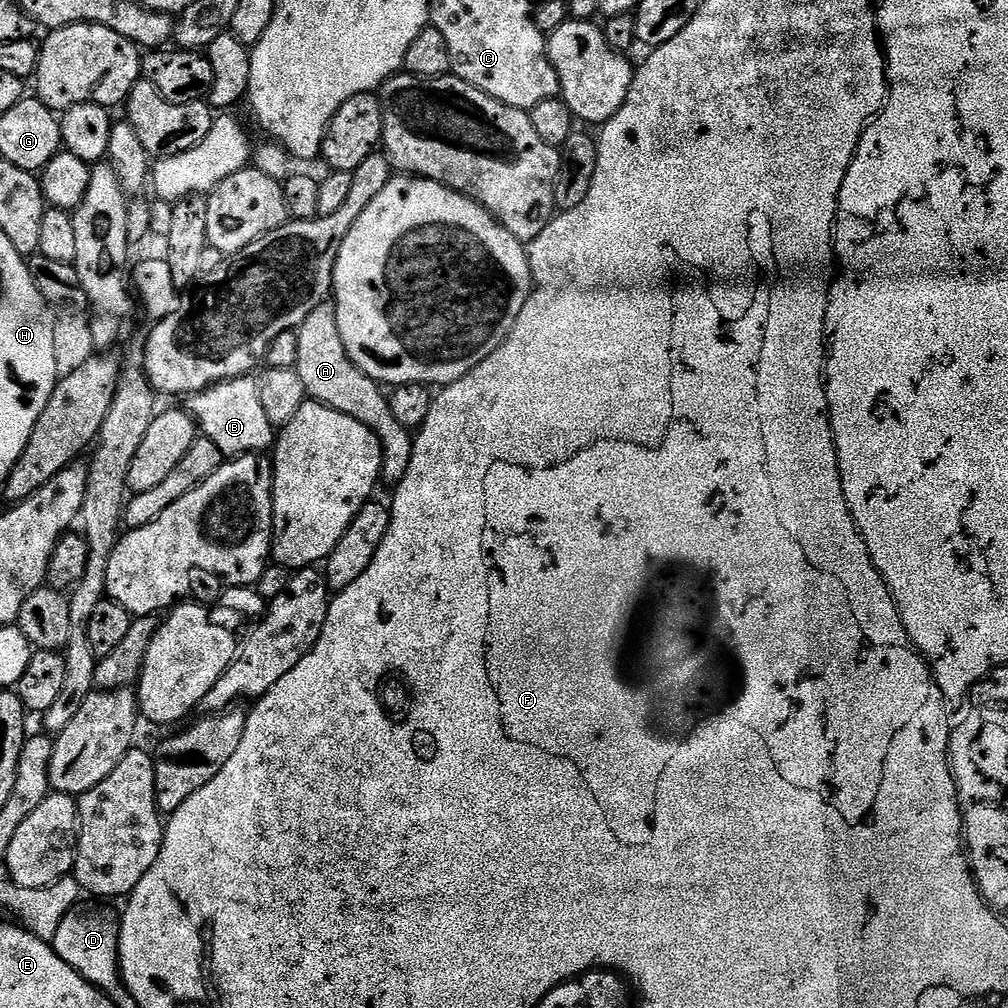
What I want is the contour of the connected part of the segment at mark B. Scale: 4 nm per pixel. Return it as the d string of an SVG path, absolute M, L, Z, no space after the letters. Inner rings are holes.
M251 375L239 376L236 380L223 380L205 392L193 392L186 400L186 411L193 420L200 436L210 438L225 458L264 454L275 445L277 429L266 418L256 380Z

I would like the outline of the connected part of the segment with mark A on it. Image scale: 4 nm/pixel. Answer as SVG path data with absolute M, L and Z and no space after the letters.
M324 301L297 328L298 356L295 370L302 379L305 395L315 403L336 409L366 426L380 440L382 466L381 483L386 486L401 485L410 464L413 437L411 431L401 426L388 406L377 381L365 374L346 354L345 344L338 332L336 307Z

